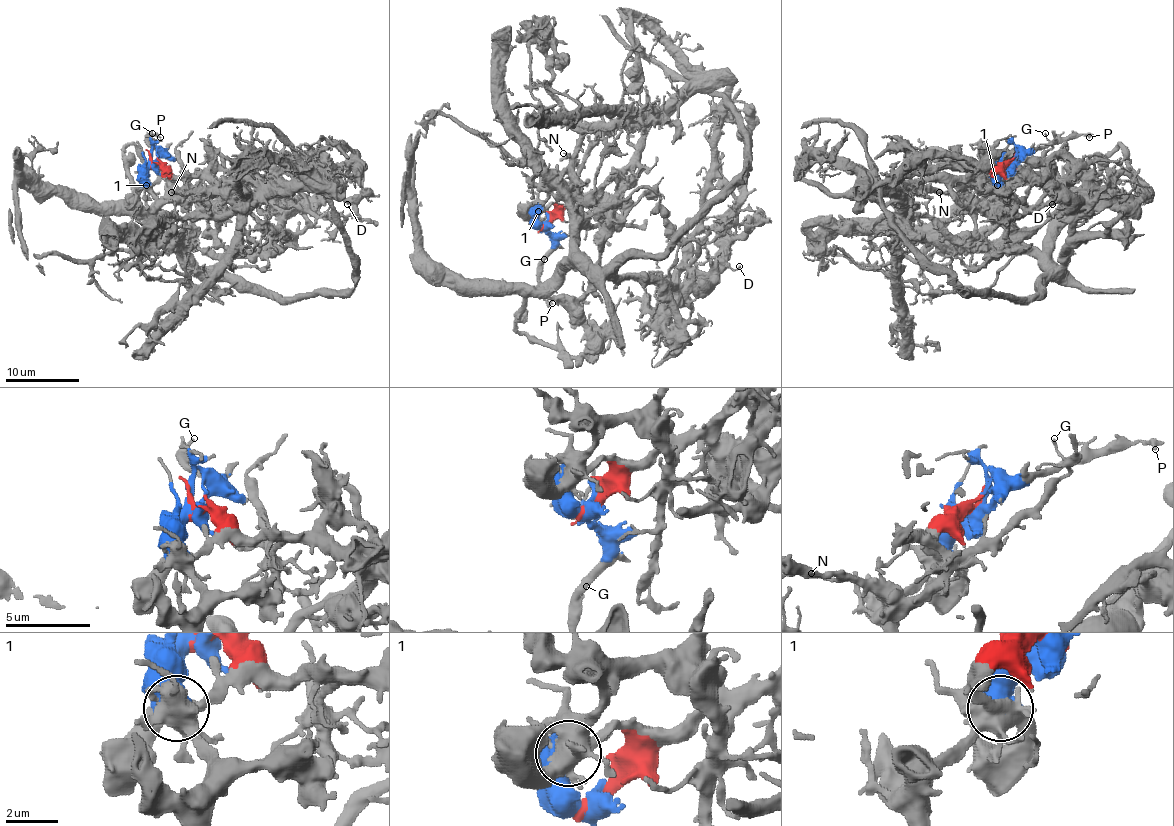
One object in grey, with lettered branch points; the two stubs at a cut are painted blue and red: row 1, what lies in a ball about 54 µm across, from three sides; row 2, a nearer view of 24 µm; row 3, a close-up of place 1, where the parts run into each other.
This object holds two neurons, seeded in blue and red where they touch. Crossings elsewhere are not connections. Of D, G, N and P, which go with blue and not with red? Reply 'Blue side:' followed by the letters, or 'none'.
Blue side: D, G, N, P

